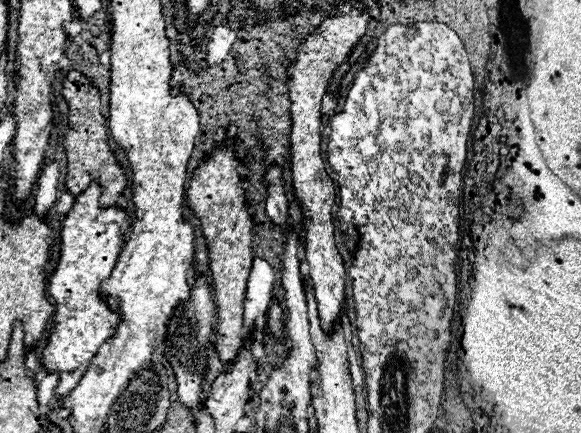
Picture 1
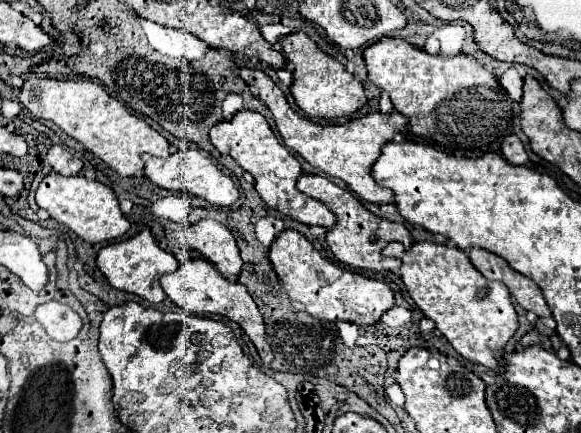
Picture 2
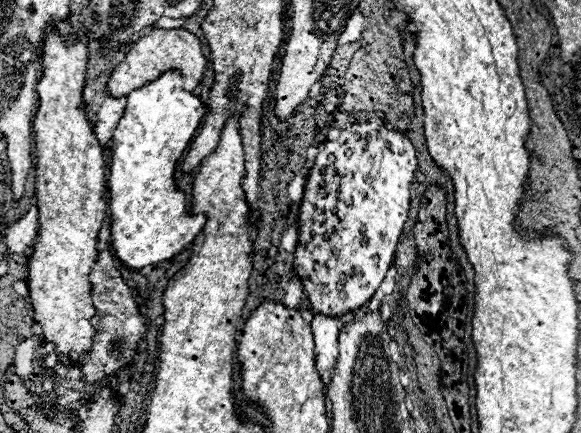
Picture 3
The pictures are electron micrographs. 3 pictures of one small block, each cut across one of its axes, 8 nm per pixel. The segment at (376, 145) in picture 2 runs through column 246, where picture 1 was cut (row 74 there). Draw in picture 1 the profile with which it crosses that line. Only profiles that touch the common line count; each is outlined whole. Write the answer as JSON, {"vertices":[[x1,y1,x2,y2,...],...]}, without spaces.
{"vertices":[[70,70,66,80,64,80,64,88,62,94,70,106,70,118,68,118,68,130,66,130,66,138,64,138,64,148,66,148,66,158,68,160,80,160,80,176,76,178,68,178,66,176,66,184,68,190,78,196,80,194,80,178,82,176,92,176,92,180,96,180,98,184,102,184,102,196,100,196,100,206,112,206,116,204,116,198,122,194,122,190,126,188,126,168,122,166,122,162,118,160,114,148,110,146,110,138,108,138,108,126,106,126,106,118,100,112,100,90,88,82,88,78,78,72,78,70]]}

